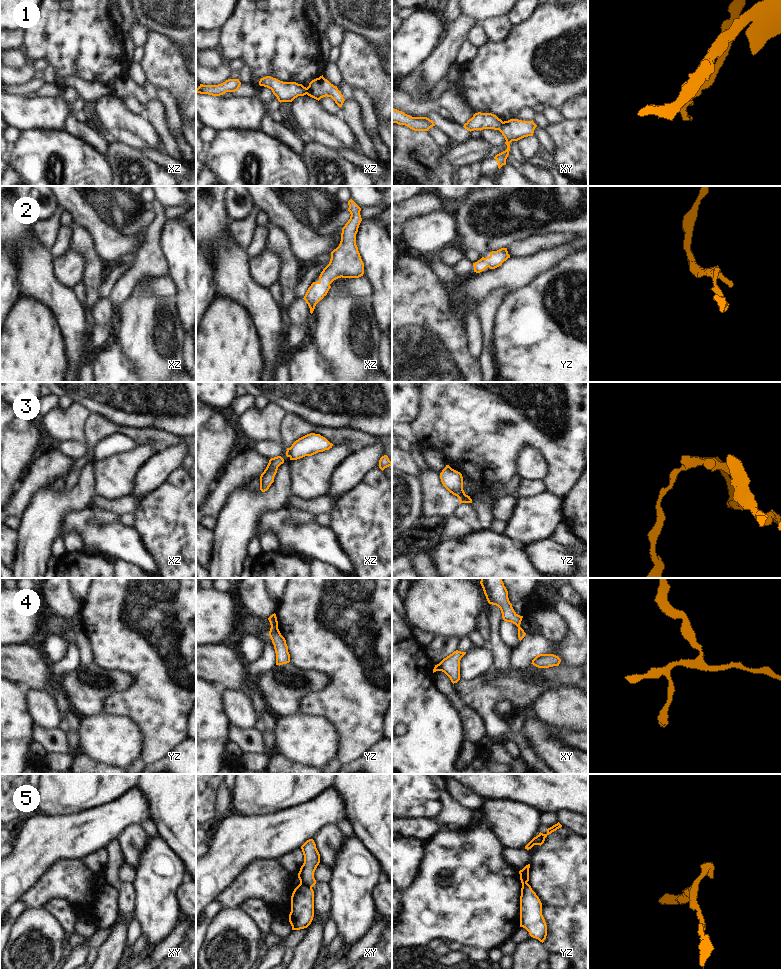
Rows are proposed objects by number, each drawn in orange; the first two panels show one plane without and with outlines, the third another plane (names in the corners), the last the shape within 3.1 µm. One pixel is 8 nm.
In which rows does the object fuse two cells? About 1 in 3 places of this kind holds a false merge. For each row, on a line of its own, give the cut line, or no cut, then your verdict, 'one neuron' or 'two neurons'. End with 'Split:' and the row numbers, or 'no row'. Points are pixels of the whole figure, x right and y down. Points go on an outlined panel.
1: cut in xy along (503, 122), (499, 130); two neurons
2: no cut; one neuron
3: cut in xz along (289, 448), (290, 456); two neurons
4: no cut; one neuron
5: cut in xy along (300, 882), (311, 887); two neurons
Split: 1, 3, 5

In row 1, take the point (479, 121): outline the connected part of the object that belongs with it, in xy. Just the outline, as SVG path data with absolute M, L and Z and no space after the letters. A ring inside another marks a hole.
M475 113L471 119L465 124L464 128L468 131L483 130L483 129L494 129L500 130L503 121L492 113Z

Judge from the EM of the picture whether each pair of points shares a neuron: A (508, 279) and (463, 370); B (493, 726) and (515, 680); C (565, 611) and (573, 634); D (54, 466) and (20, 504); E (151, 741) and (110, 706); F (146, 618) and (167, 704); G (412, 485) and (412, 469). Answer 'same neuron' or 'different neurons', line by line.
A: different neurons
B: same neuron
C: same neuron
D: same neuron
E: same neuron
F: same neuron
G: different neurons

